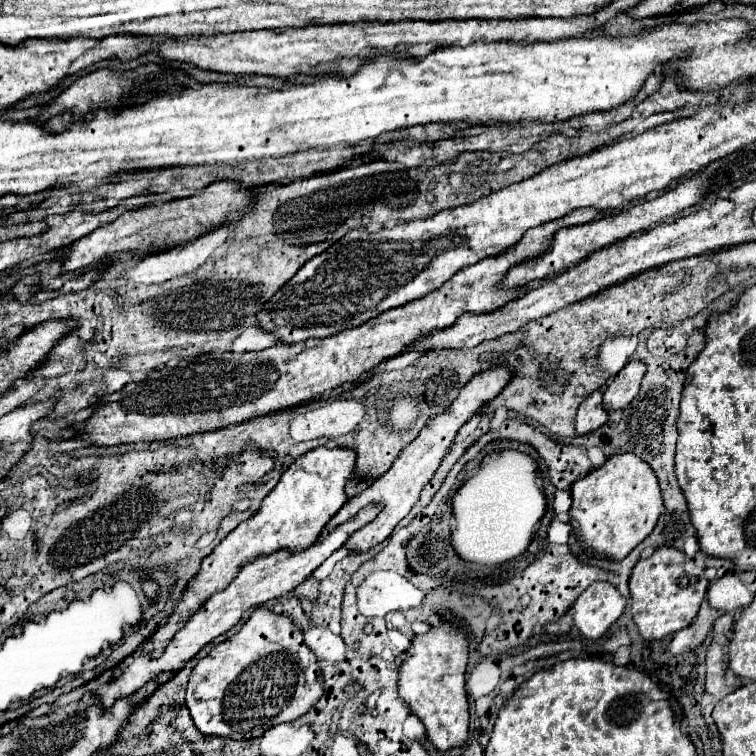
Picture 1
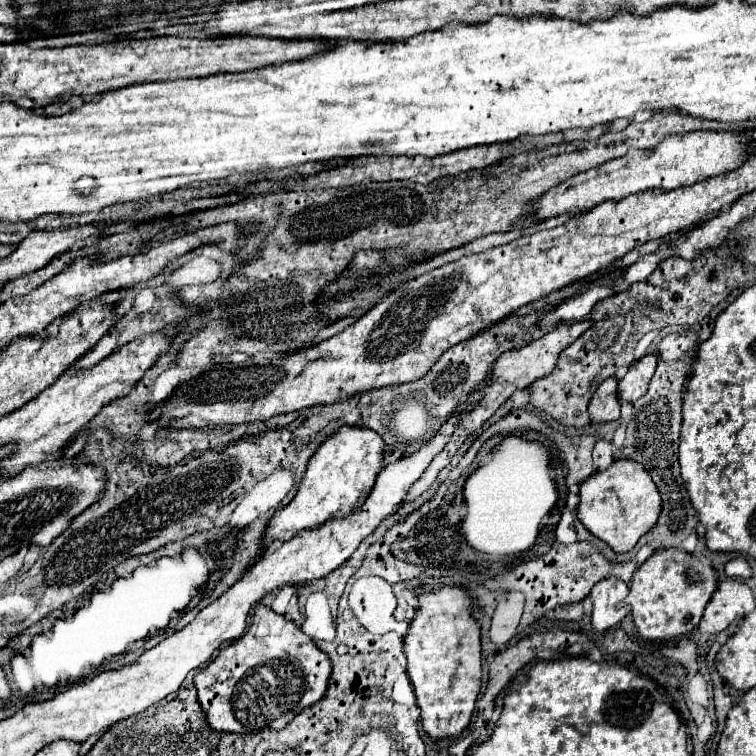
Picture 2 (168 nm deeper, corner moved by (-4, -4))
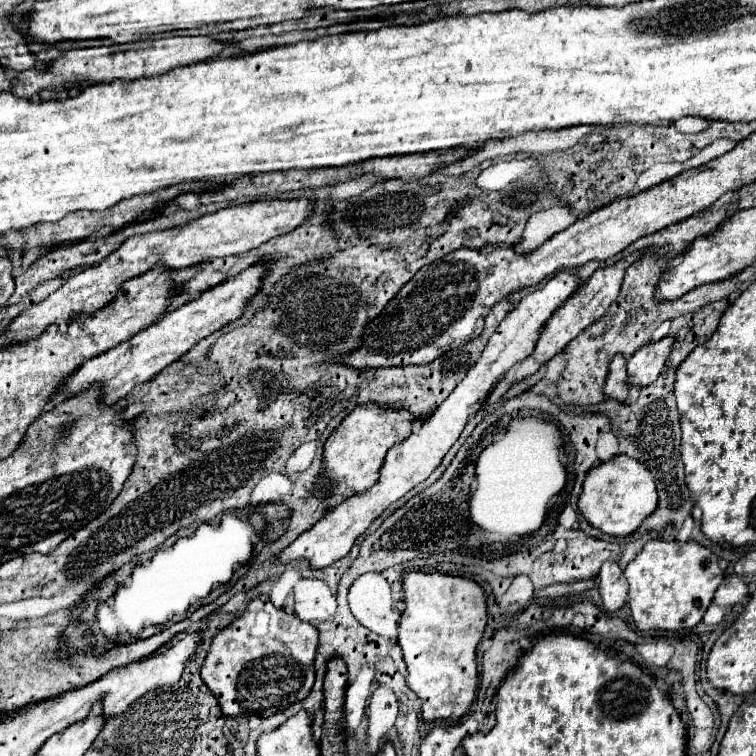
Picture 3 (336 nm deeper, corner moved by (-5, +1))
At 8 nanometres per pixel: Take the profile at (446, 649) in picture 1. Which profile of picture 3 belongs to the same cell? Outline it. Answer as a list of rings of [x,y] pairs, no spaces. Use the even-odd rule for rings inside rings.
[[[409,571],[403,577],[405,611],[401,613],[397,641],[403,649],[407,665],[407,687],[423,701],[423,719],[433,721],[459,721],[475,701],[477,693],[477,643],[487,625],[487,597],[485,591],[471,579],[447,573]]]

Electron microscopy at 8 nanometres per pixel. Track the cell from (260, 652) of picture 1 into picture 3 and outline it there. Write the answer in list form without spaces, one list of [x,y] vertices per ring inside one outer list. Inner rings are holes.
[[[267,595],[255,597],[247,609],[211,641],[201,679],[219,699],[223,715],[271,717],[309,695],[315,683],[315,649],[319,633],[295,613],[275,609]]]

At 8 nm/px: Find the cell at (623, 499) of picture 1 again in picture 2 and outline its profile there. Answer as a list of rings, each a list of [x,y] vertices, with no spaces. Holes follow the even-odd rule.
[[[616,460],[608,470],[596,472],[580,484],[580,506],[576,510],[578,520],[614,552],[630,552],[658,522],[660,510],[662,500],[658,496],[658,488],[654,488],[654,482],[642,464],[634,460]]]

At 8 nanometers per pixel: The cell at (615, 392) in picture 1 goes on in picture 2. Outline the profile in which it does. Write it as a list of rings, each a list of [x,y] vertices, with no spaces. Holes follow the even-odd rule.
[[[648,354],[628,368],[626,376],[618,382],[618,400],[620,402],[636,402],[638,398],[642,398],[642,394],[646,394],[650,378],[656,370],[656,362],[658,358],[654,354]]]

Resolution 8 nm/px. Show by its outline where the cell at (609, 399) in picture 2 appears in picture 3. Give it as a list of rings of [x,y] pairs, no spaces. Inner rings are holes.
[[[615,355],[609,367],[609,375],[607,375],[607,383],[605,383],[605,395],[613,397],[617,401],[625,401],[629,395],[631,385],[627,383],[627,369],[625,369],[625,357],[623,355]]]

